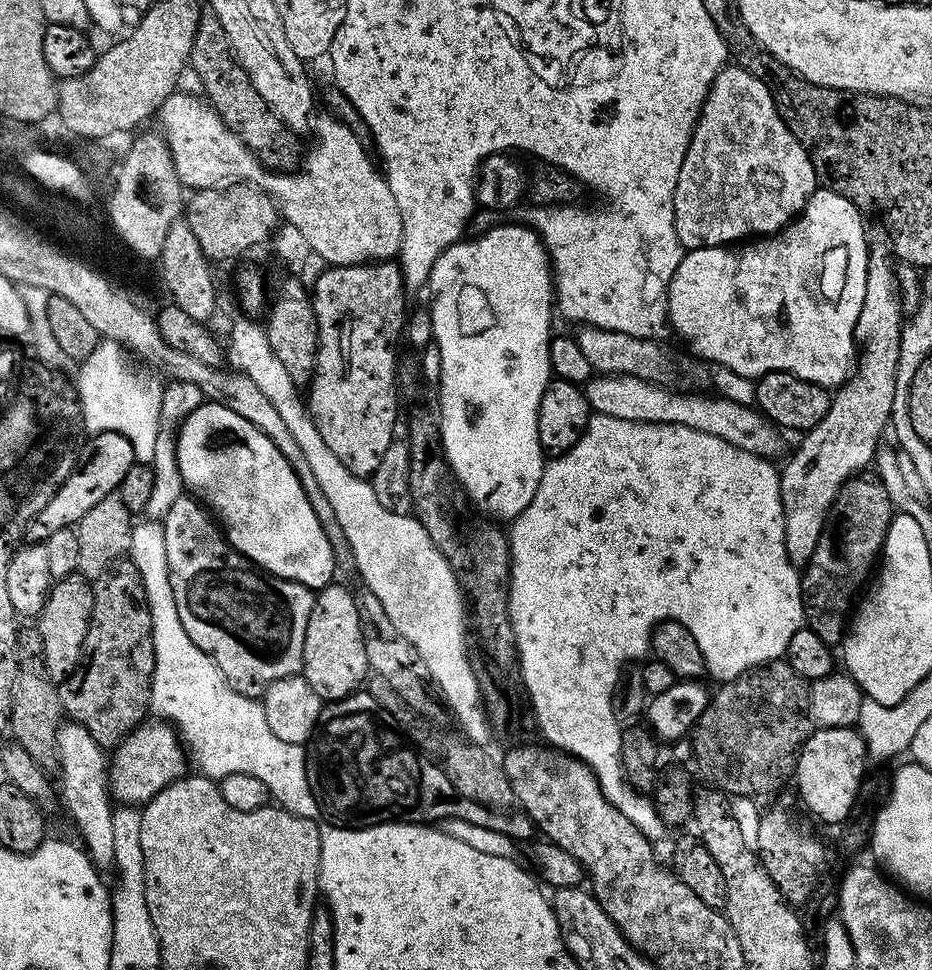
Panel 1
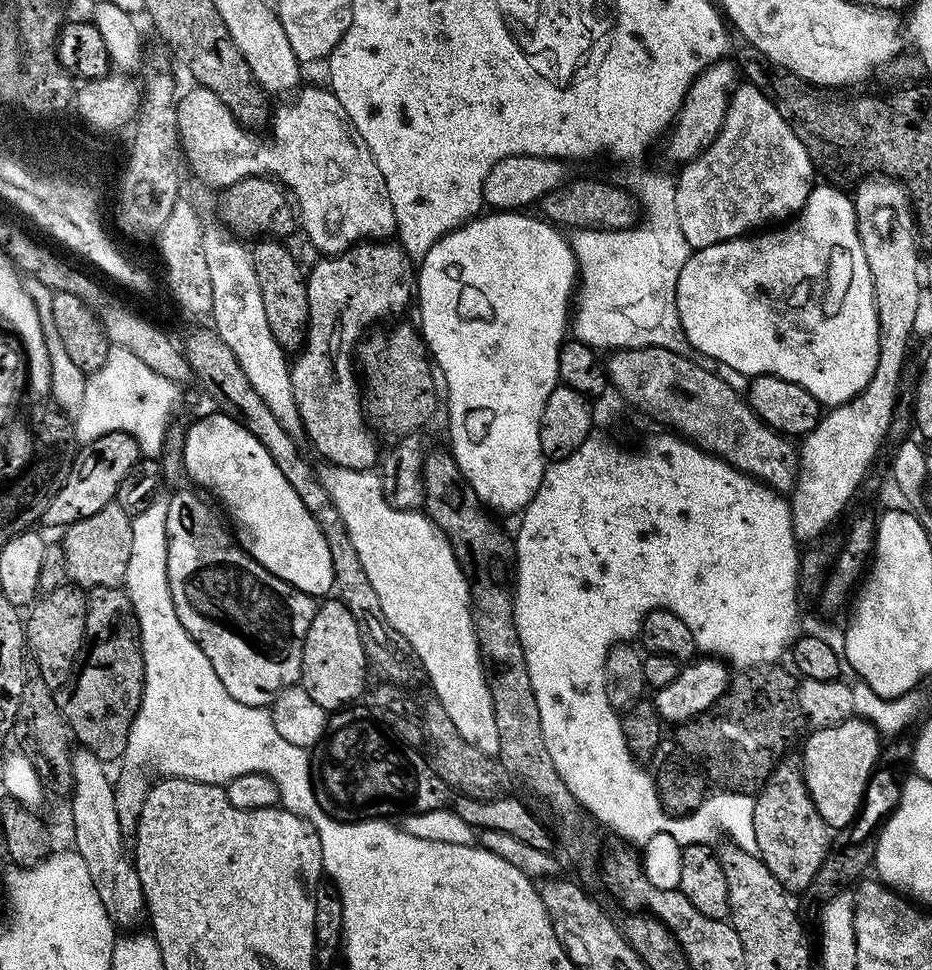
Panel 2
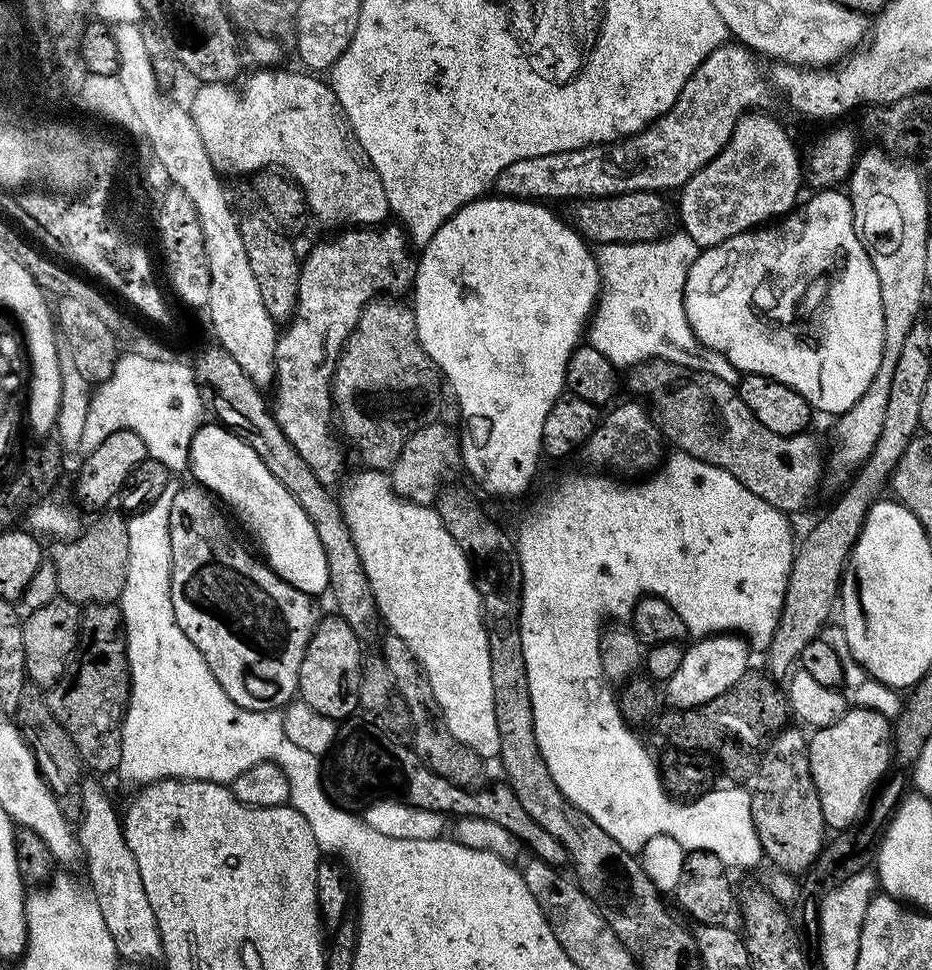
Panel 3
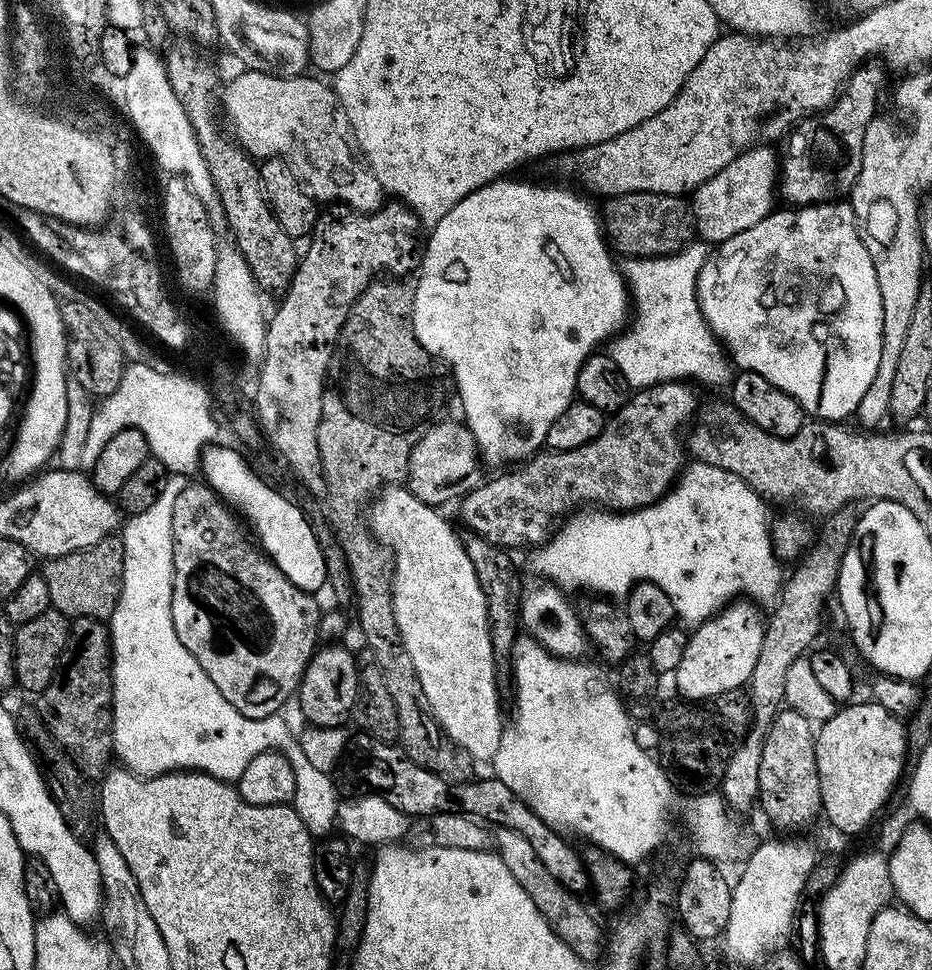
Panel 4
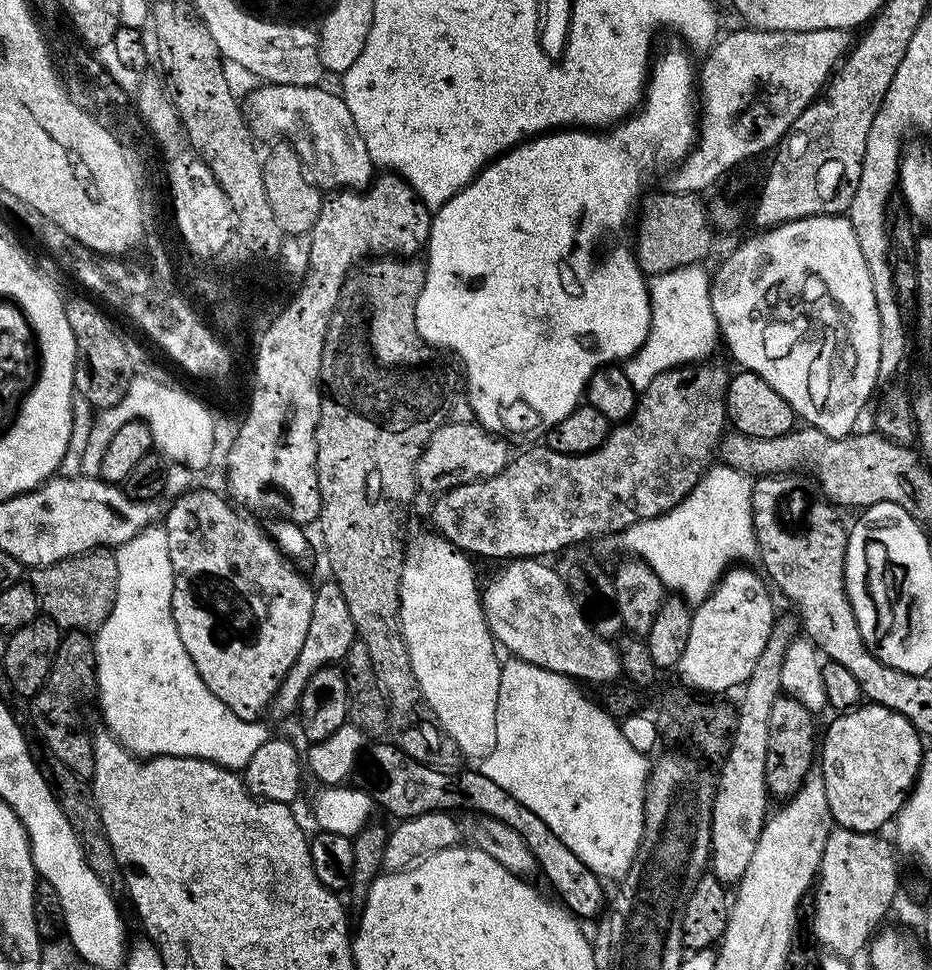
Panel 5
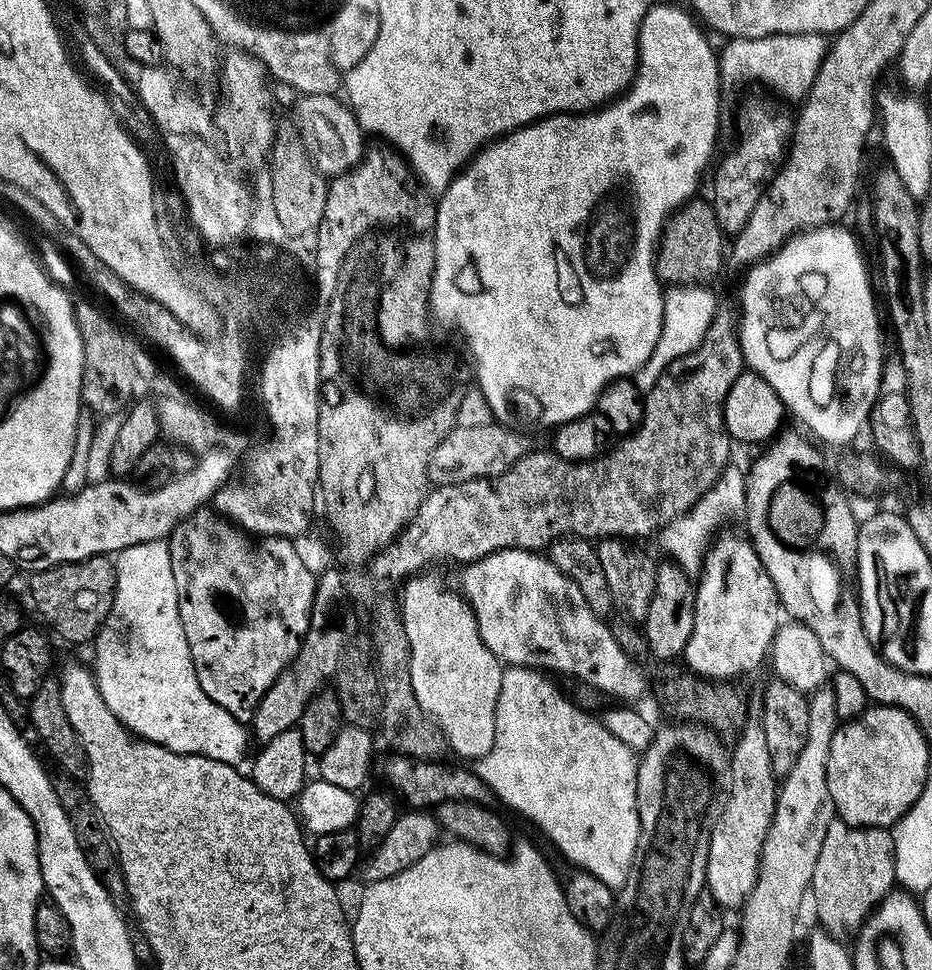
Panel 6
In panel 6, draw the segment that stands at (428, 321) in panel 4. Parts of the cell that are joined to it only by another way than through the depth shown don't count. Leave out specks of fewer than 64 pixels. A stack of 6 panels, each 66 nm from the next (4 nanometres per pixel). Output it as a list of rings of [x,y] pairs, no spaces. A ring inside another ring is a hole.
[[[653,3],[640,23],[640,33],[636,39],[636,76],[628,85],[627,92],[621,92],[615,100],[599,110],[543,116],[525,128],[516,128],[504,136],[497,136],[456,173],[450,186],[439,197],[434,229],[436,269],[428,307],[437,321],[440,319],[444,324],[453,324],[468,339],[468,348],[476,359],[475,383],[484,395],[488,412],[496,415],[493,417],[499,423],[515,425],[517,416],[528,424],[536,424],[541,420],[544,424],[559,426],[579,416],[586,416],[596,408],[596,399],[611,380],[631,377],[650,358],[662,334],[665,289],[656,276],[656,257],[665,221],[671,213],[697,195],[700,175],[704,171],[707,173],[713,163],[712,151],[716,148],[716,135],[720,132],[722,85],[718,52],[715,47],[712,49],[703,31],[705,29],[697,23],[691,11],[683,12],[672,4]]]

